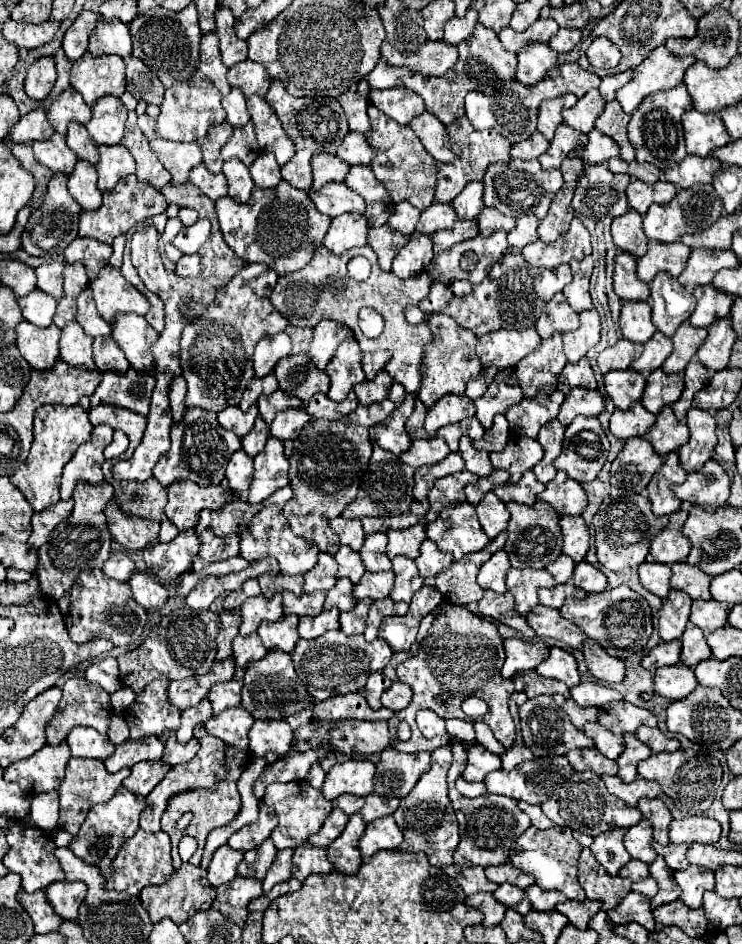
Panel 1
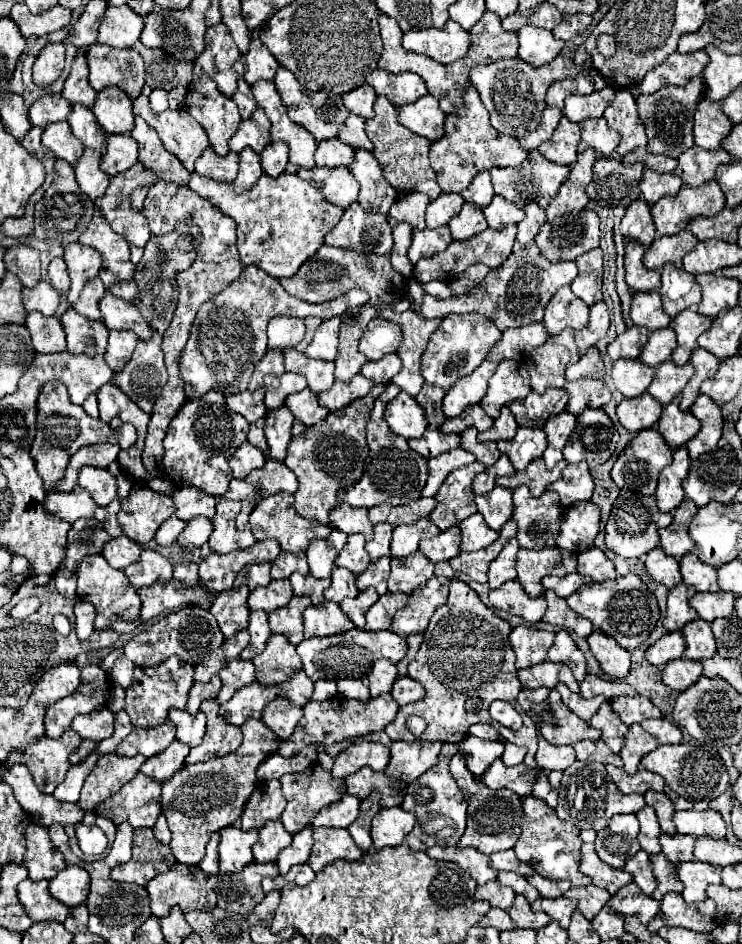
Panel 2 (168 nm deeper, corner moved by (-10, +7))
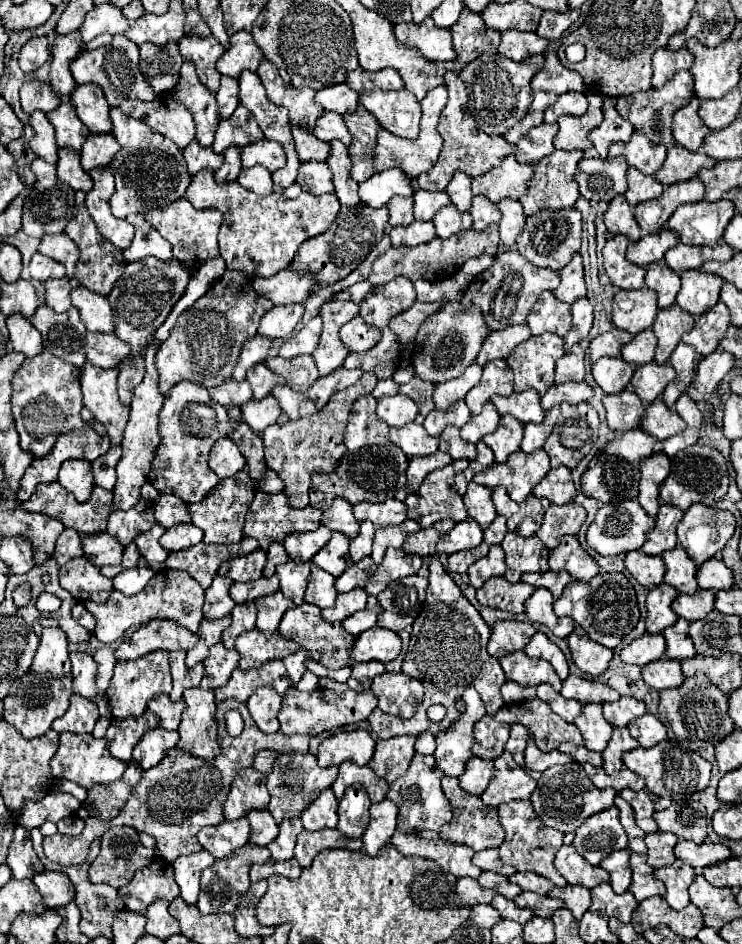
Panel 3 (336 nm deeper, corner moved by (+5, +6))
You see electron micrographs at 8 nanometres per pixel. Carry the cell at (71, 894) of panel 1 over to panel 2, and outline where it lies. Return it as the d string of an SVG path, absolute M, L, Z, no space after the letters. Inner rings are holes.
M68 866L56 878L50 880L50 894L58 902L66 904L68 908L74 908L86 902L90 888L88 884L90 884L90 876L84 868Z

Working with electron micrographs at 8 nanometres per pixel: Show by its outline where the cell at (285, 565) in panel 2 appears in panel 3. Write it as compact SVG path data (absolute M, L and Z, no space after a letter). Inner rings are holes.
M273 543L269 549L267 549L267 563L265 563L265 571L263 575L269 577L275 573L275 567L281 565L281 563L287 563L289 561L289 555L285 551L285 547L281 543Z

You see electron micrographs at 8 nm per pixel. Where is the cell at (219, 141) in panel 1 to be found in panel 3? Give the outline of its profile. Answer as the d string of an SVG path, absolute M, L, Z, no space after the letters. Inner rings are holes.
M185 61L181 67L181 77L177 87L173 89L173 97L179 99L195 117L197 127L197 141L203 147L211 147L213 135L217 131L217 125L221 121L219 107L215 101L215 93L211 93L195 73L195 65L191 61Z

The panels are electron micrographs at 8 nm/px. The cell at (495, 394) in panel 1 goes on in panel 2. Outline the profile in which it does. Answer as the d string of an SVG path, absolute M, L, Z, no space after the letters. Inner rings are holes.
M516 360L500 362L498 370L490 378L488 392L482 398L480 406L494 420L496 416L500 416L502 406L526 398L528 392L530 392L530 382L528 382L528 370L524 362L516 362Z

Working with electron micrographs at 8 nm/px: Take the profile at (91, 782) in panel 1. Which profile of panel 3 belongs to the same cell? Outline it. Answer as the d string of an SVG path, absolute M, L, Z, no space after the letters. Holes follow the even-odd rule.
M65 731L59 737L61 737L59 749L57 749L55 757L51 759L53 777L63 777L63 779L69 779L69 781L85 787L85 789L91 789L97 783L115 781L115 779L119 779L125 773L127 765L117 761L117 759L113 759L113 755L109 753L107 741L103 737L95 739L91 733L77 735L77 733L71 733L71 731Z

